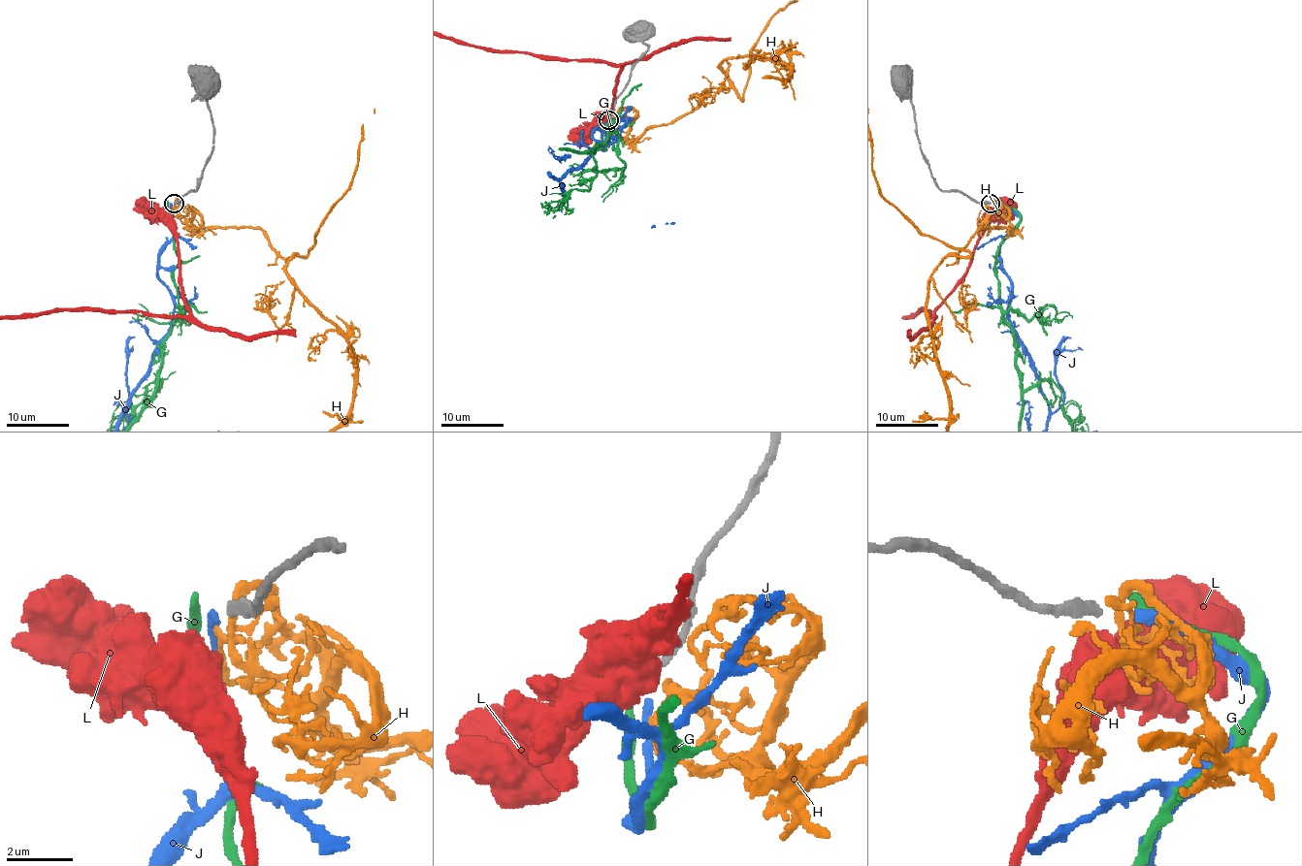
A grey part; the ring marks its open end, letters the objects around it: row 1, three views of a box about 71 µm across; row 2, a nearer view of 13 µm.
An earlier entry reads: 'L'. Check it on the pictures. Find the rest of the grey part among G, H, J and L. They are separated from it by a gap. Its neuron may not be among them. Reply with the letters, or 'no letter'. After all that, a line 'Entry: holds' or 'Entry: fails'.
J
Entry: fails

